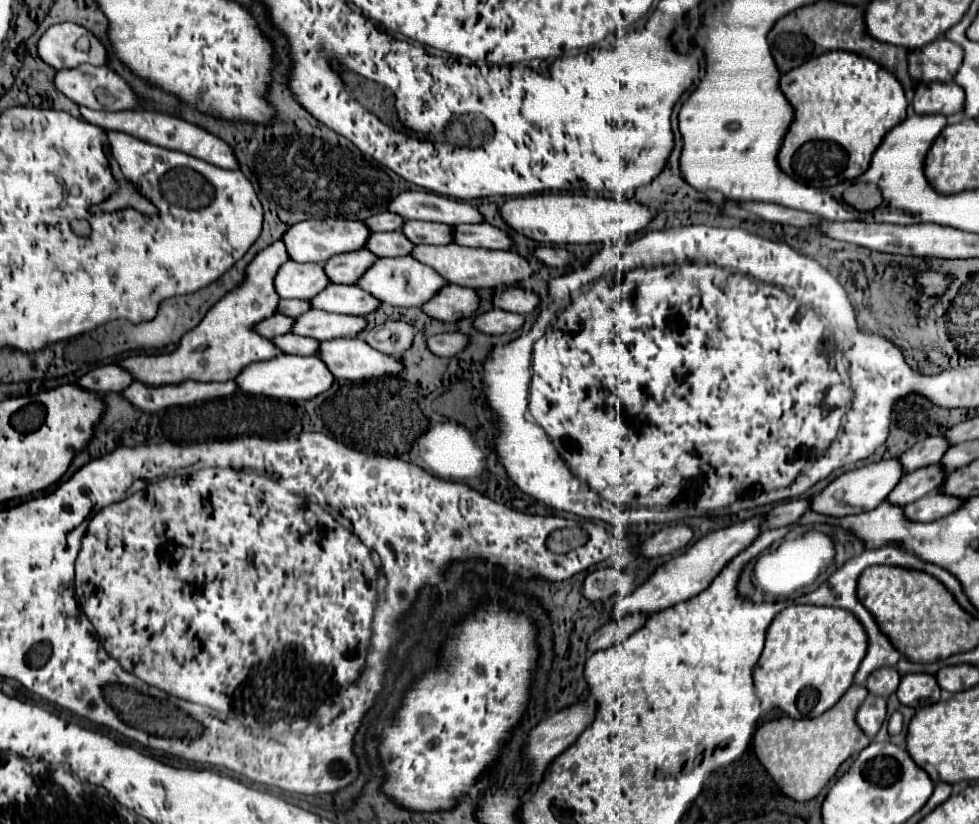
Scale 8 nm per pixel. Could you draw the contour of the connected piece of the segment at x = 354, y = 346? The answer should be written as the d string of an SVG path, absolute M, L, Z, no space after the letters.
M341 337L321 343L321 359L337 379L363 381L383 375L399 375L405 363L397 355L387 355L359 337Z

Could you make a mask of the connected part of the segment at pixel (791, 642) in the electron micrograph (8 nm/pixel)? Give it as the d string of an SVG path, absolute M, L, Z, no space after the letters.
M793 603L767 629L765 649L753 671L757 697L783 709L793 719L817 717L851 687L865 653L867 633L851 611Z

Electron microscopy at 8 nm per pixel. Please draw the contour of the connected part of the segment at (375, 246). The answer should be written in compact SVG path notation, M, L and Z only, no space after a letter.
M403 231L393 233L373 233L367 241L367 249L373 251L379 257L399 257L399 255L411 255L415 249L415 243L411 243Z

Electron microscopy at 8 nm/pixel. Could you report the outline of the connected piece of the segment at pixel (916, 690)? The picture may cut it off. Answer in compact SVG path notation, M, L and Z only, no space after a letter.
M909 673L901 677L901 685L897 689L897 697L903 705L921 709L939 701L941 689L933 675L929 673Z

